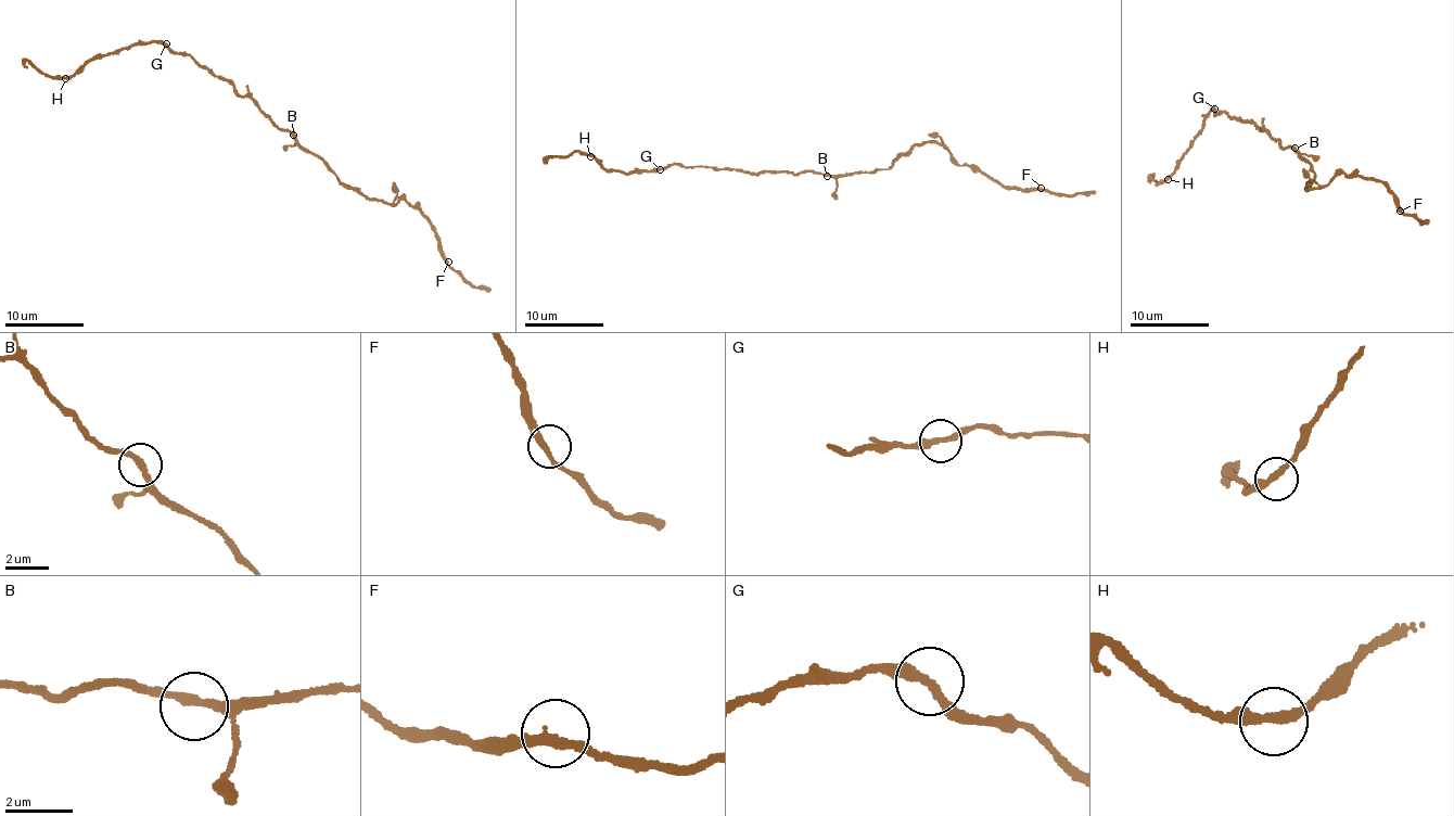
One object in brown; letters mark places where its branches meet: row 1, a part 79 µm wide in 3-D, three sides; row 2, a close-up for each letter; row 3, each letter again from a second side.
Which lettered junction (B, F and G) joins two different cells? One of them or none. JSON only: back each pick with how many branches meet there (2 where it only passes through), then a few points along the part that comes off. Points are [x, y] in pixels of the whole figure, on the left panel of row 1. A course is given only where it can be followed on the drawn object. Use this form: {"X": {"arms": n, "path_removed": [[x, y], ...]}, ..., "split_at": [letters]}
{"split_at": []}

